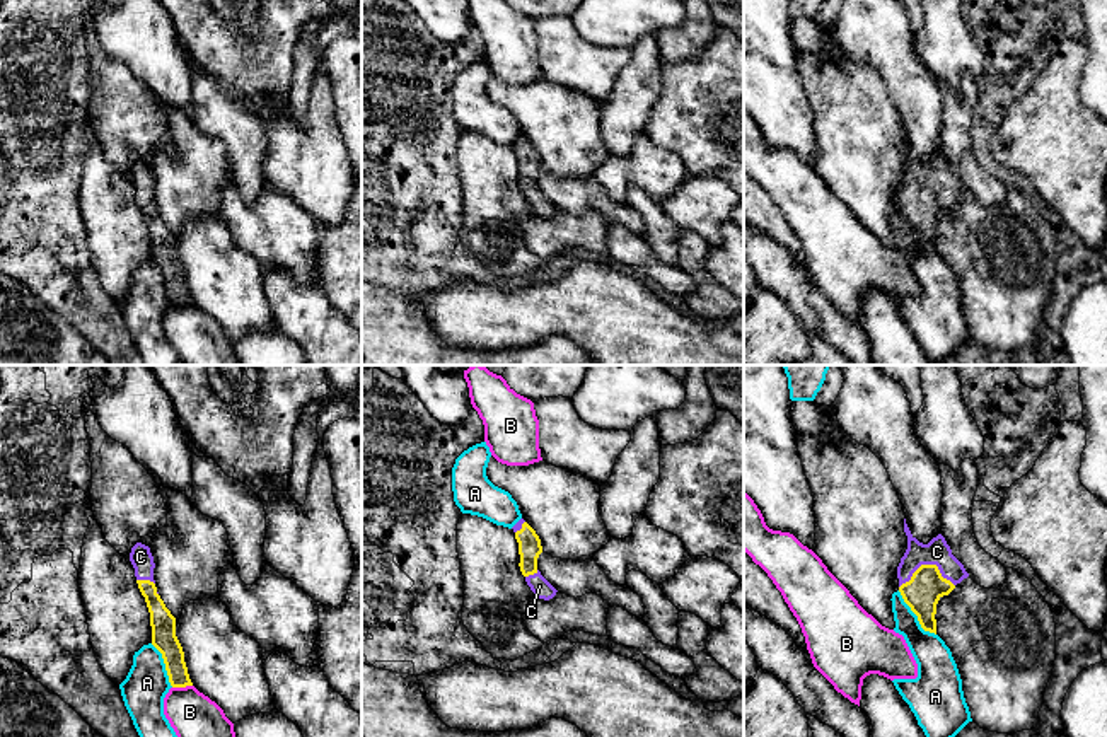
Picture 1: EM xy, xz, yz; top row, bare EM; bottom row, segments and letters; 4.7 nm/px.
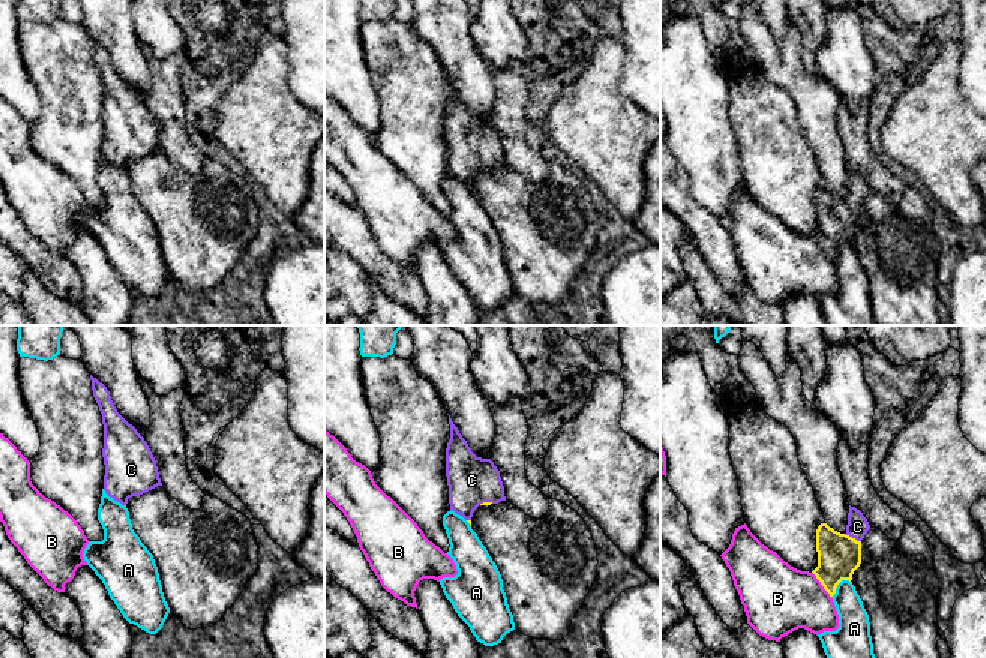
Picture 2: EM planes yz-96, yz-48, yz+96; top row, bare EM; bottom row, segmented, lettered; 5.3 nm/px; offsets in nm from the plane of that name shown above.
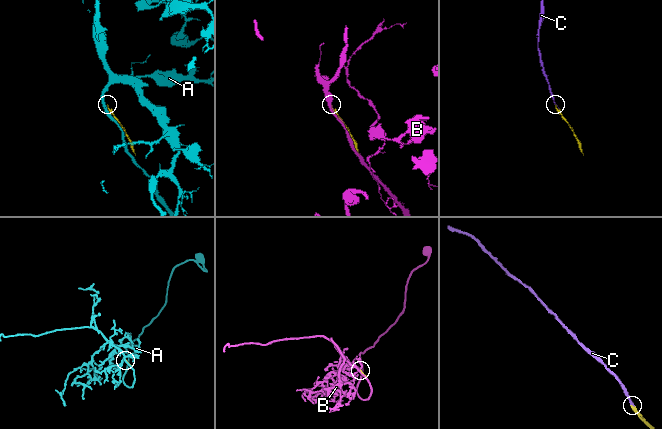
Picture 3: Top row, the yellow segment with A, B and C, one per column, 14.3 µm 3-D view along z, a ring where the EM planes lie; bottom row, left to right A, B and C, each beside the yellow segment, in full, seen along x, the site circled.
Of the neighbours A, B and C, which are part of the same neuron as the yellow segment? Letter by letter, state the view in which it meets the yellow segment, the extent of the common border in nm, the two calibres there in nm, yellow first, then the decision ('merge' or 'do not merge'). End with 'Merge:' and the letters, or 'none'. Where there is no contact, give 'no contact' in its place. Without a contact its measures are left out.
A: yz | 280 nm | 170/180 nm | do not merge
B: xy | 100 nm | 120/260 nm | do not merge
C: yz | 260 nm | 170/120 nm | merge
Merge: C

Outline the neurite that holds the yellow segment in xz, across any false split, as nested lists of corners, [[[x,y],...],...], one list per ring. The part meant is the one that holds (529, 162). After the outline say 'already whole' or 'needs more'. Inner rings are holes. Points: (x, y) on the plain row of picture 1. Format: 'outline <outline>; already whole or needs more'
outline [[[520,136],[512,147],[519,160],[519,184],[525,194],[527,203],[537,217],[553,217],[558,208],[537,188],[537,176],[542,171],[539,154],[524,136]]]; needs more

